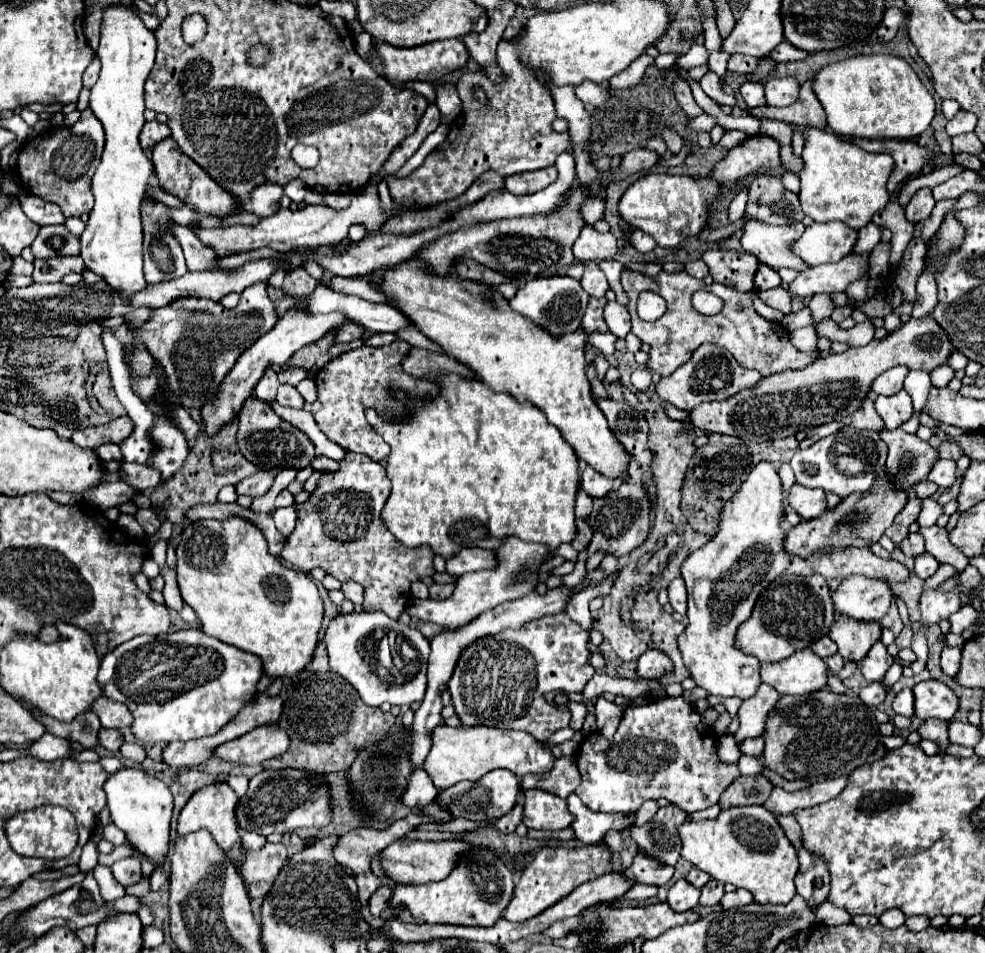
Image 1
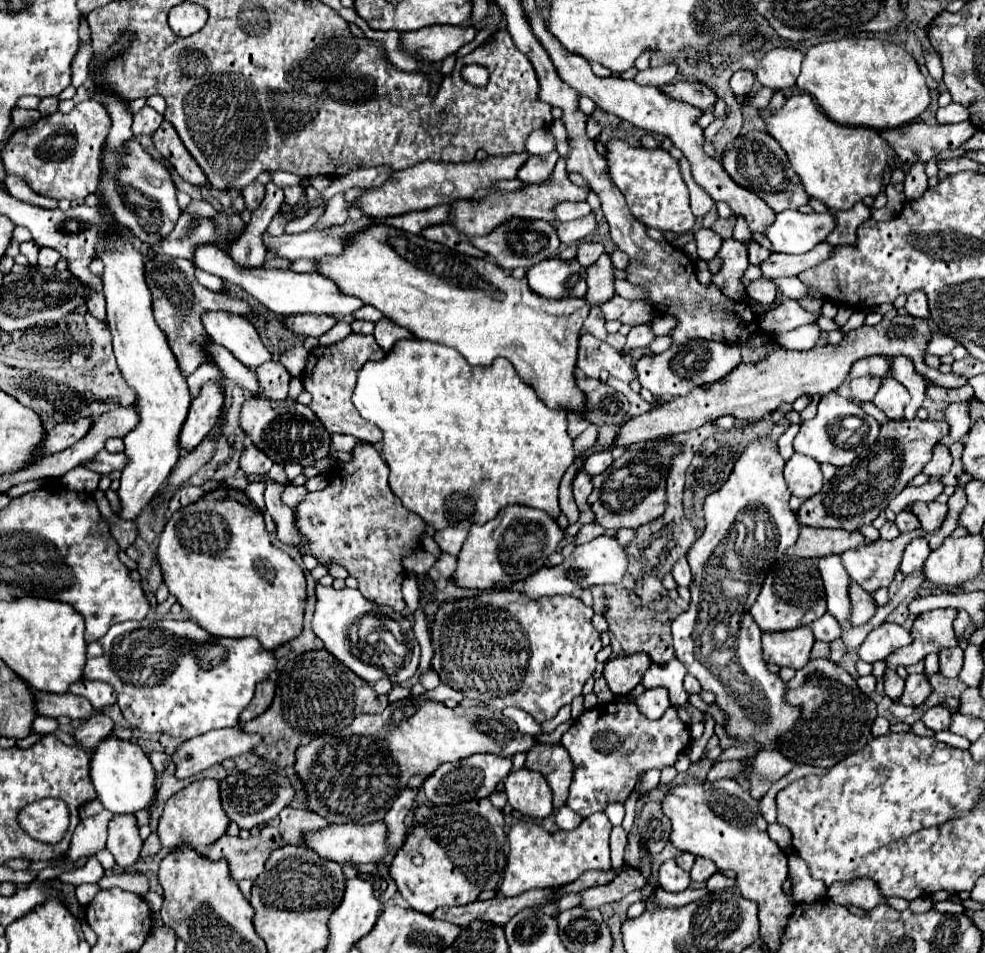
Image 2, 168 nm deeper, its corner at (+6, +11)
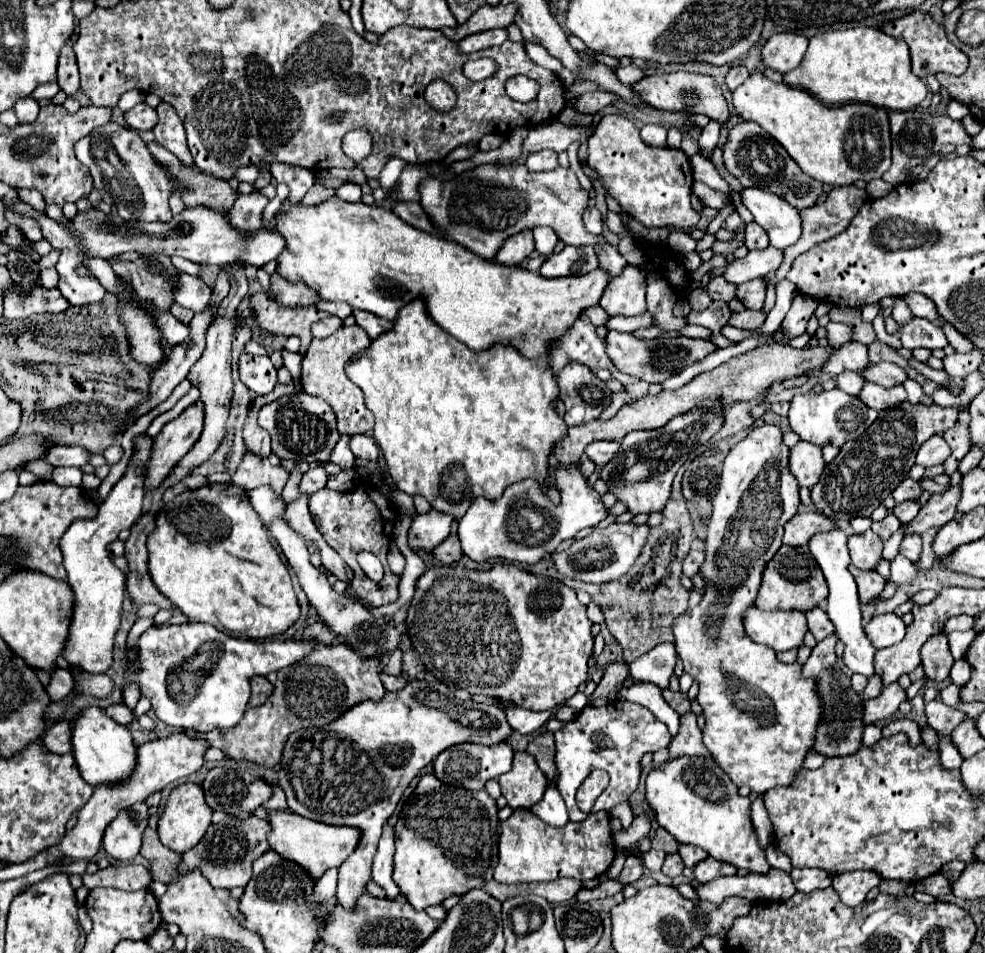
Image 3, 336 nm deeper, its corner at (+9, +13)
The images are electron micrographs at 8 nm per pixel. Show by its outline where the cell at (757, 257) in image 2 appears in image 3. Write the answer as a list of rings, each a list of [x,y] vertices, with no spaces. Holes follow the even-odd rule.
[[[748,222],[746,230],[744,230],[744,244],[748,246],[748,250],[756,250],[756,248],[766,248],[768,240],[766,240],[766,230],[756,224],[756,222]]]

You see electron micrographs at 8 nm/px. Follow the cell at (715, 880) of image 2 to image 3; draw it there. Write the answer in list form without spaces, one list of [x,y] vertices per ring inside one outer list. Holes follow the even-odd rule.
[[[708,856],[706,860],[702,860],[694,866],[694,876],[702,884],[710,882],[718,876],[736,876],[736,872],[738,872],[738,868],[734,868],[732,864],[726,864],[722,860],[714,860],[712,856]]]

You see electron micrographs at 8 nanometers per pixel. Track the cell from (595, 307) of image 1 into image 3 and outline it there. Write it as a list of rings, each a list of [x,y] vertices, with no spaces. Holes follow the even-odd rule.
[[[608,242],[600,244],[600,246],[596,248],[596,254],[598,254],[598,260],[600,260],[600,268],[606,270],[612,278],[618,276],[618,274],[622,272],[622,268],[626,266],[624,256],[618,252],[616,246],[612,246],[612,244],[608,244]]]

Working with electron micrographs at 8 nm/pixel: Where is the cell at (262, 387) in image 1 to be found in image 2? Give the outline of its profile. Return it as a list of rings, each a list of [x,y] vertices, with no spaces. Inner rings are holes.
[[[207,312],[203,314],[203,326],[215,344],[225,346],[239,362],[251,370],[271,360],[269,350],[263,346],[249,320],[227,312]]]

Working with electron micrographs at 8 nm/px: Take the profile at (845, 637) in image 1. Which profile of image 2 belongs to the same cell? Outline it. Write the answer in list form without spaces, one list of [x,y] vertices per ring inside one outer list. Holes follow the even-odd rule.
[[[851,582],[849,584],[849,600],[851,600],[849,624],[855,628],[855,626],[861,626],[861,624],[869,622],[869,618],[877,610],[875,600],[871,598],[871,594],[867,594],[861,586],[857,586],[857,582]]]

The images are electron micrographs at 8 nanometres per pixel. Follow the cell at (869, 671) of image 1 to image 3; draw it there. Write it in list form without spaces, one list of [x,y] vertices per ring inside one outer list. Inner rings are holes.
[[[894,612],[872,616],[872,620],[866,624],[866,634],[876,648],[888,648],[900,642],[904,638],[904,632],[906,624]]]

